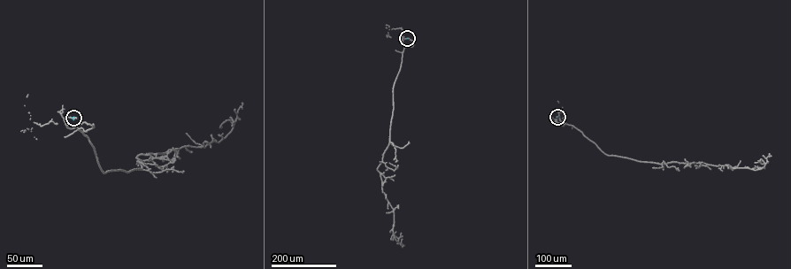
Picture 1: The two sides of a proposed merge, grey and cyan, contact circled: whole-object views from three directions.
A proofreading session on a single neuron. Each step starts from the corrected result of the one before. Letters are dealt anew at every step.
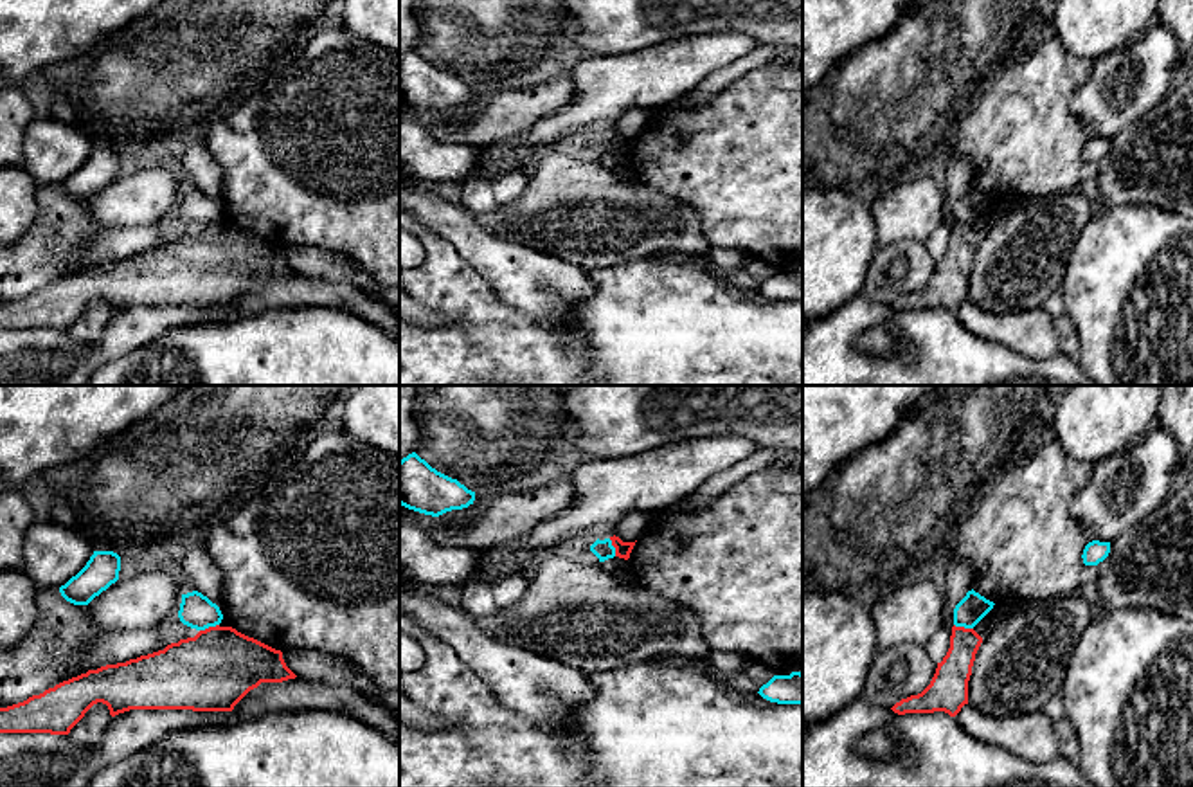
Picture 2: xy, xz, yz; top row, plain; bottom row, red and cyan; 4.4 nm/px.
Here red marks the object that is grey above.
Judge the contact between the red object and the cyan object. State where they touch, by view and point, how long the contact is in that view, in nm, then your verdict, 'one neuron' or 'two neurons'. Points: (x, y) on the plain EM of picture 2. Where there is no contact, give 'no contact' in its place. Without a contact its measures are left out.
meets red in xy at (209, 224); contact 90 nm long; two neurons

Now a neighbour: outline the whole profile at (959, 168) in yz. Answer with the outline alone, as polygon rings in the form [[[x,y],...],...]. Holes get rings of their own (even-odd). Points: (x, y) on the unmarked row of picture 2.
[[[954,155],[946,162],[943,222],[954,223],[955,202],[972,187],[973,160],[968,155]]]

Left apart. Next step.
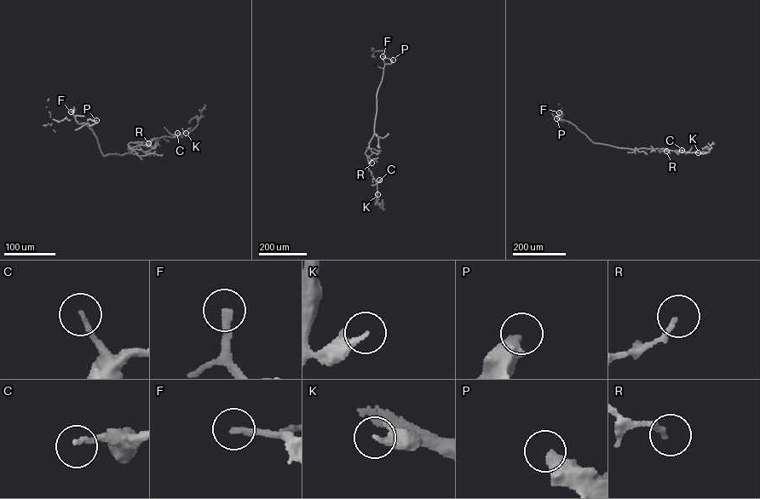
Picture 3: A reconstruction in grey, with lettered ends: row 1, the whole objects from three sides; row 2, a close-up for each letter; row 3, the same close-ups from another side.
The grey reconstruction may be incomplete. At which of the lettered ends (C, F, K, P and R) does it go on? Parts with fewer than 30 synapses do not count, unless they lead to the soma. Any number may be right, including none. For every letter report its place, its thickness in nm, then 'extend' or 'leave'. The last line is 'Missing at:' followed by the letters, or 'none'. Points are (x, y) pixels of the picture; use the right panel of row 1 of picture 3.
C: at (682, 150); 140 nm thick; leave
F: at (559, 112); 240 nm thick; extend
K: at (698, 152); 200 nm thick; leave
P: at (556, 118); 480 nm thick; extend
R: at (666, 151); 180 nm thick; leave
Missing at: F, P

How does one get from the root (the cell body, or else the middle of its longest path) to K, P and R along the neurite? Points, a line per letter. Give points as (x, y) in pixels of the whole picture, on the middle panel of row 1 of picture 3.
K: (374, 127), (373, 135), (365, 154), (369, 169), (377, 183), (377, 194)
P: (374, 127), (377, 94), (383, 68), (393, 60)
R: (374, 127), (373, 135), (365, 153), (371, 163)

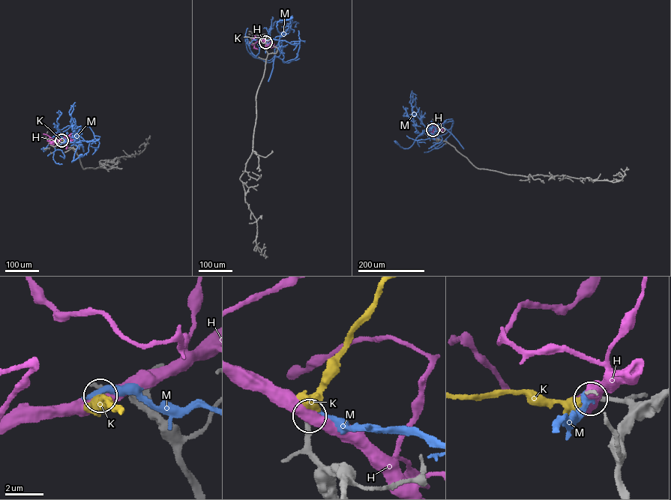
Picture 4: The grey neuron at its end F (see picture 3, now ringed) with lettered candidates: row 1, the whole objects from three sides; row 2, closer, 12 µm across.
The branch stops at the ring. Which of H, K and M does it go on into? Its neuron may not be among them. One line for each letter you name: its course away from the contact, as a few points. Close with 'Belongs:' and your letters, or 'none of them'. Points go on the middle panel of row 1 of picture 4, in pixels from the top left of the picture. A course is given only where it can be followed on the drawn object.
Belongs: K

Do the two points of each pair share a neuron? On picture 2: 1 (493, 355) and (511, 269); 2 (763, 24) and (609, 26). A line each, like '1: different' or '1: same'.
1: different
2: same

